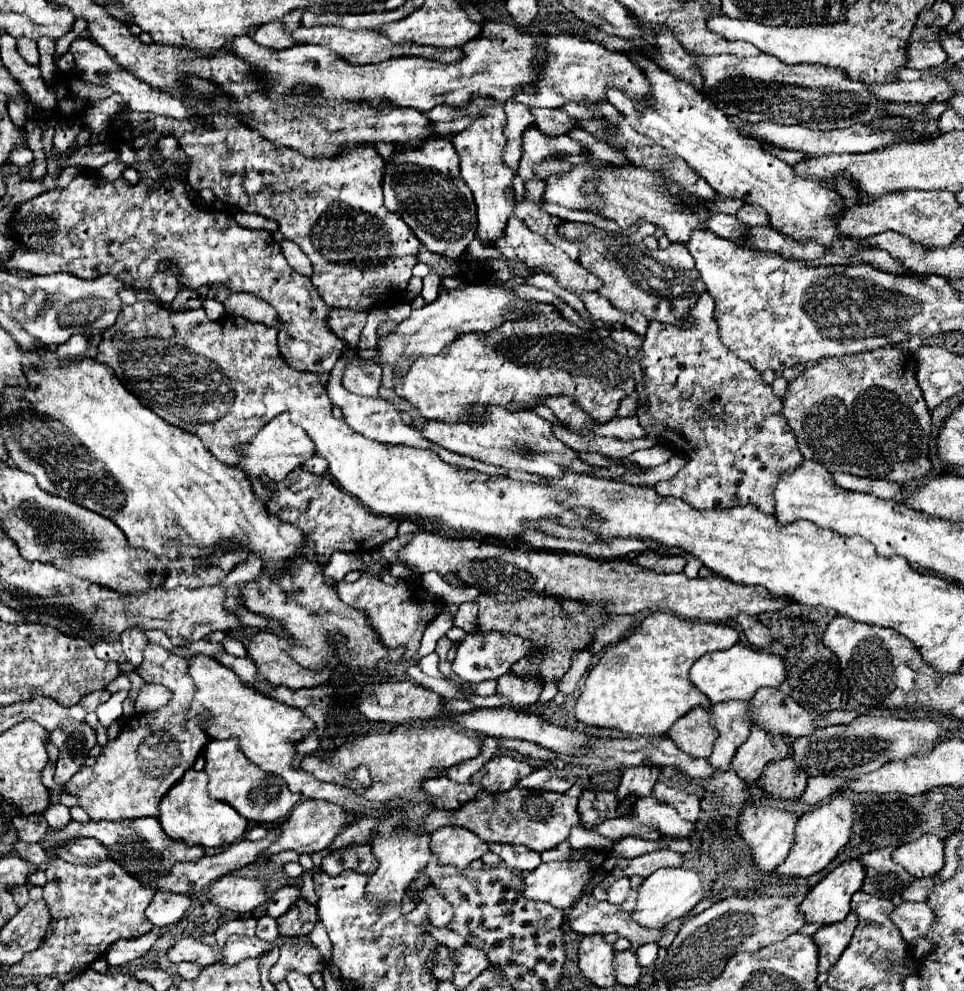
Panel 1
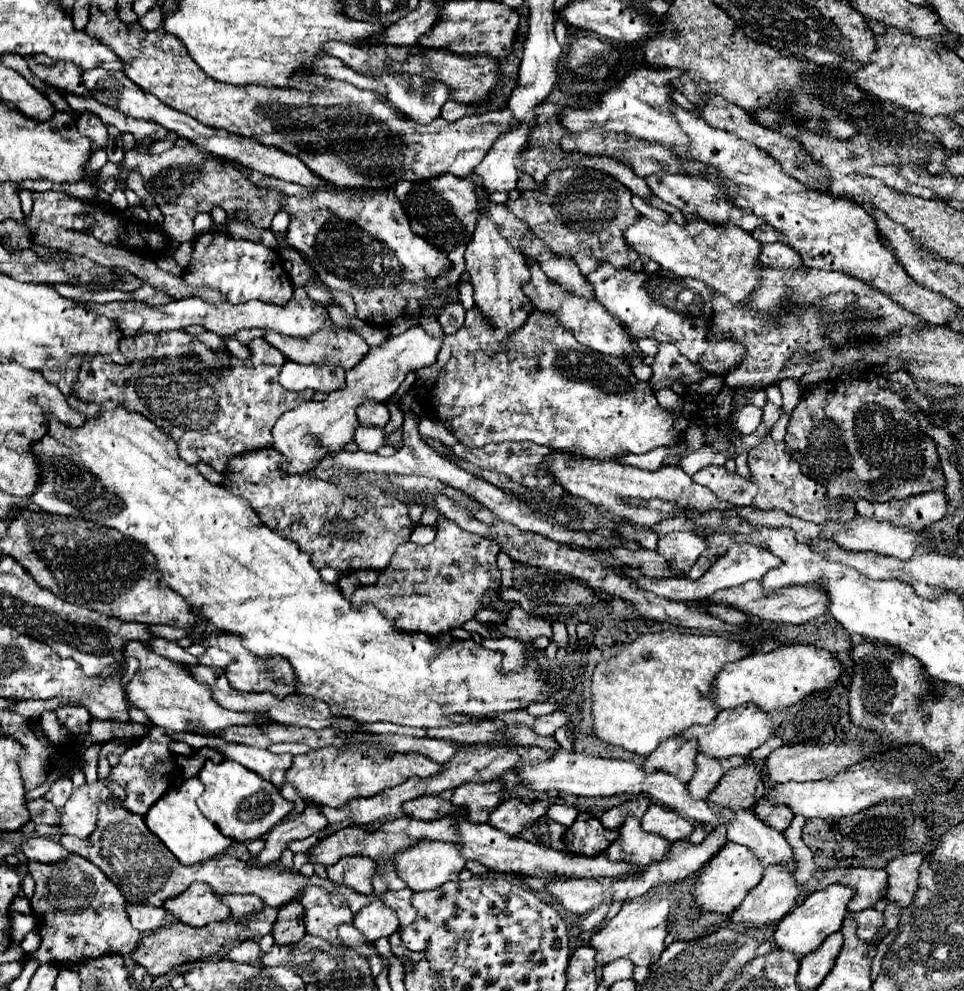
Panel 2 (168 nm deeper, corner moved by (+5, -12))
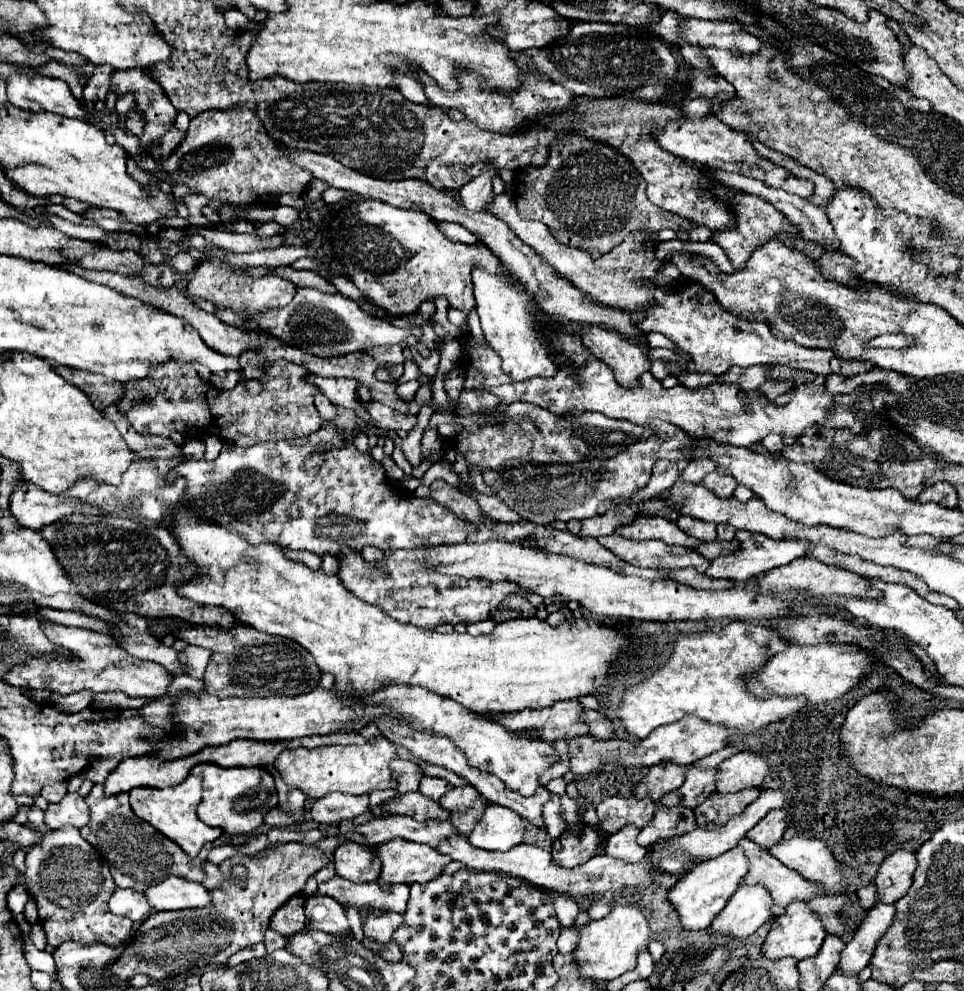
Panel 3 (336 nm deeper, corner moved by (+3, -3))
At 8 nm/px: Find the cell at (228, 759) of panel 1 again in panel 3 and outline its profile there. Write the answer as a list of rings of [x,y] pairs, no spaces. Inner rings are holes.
[[[196,764],[192,768],[194,776],[204,780],[204,796],[198,804],[198,818],[208,824],[222,828],[226,834],[248,834],[262,826],[264,816],[278,804],[274,778],[268,770],[256,766],[234,766],[222,768],[218,764]]]

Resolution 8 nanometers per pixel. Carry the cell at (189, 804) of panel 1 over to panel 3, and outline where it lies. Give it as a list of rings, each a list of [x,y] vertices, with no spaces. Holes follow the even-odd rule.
[[[188,776],[182,784],[170,786],[170,788],[132,788],[130,792],[130,806],[138,818],[160,830],[166,838],[176,842],[188,856],[198,856],[200,848],[206,842],[214,842],[220,838],[222,830],[206,826],[198,814],[196,806],[200,804],[202,798],[202,778],[198,776]]]

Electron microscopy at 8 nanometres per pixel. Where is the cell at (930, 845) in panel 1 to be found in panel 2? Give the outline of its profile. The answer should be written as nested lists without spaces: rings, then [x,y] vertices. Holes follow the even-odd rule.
[[[910,853],[892,859],[886,865],[886,873],[888,873],[886,899],[898,903],[900,907],[908,907],[918,891],[918,875],[922,863],[924,863],[922,853]]]

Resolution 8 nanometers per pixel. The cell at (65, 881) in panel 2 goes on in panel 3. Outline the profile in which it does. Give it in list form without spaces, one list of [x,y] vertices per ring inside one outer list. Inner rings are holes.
[[[62,826],[62,830],[46,830],[42,842],[32,846],[26,856],[24,878],[26,890],[36,898],[40,924],[46,926],[50,946],[56,948],[66,940],[74,940],[122,948],[130,942],[134,924],[108,910],[108,898],[116,888],[110,868],[94,846],[80,836],[78,828]]]

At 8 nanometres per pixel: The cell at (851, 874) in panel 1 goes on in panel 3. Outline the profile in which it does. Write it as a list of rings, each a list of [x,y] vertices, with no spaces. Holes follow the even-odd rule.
[[[798,900],[786,908],[784,916],[774,920],[762,946],[762,954],[770,960],[790,956],[800,962],[808,956],[816,956],[824,938],[826,932],[820,918],[806,910],[806,902]]]

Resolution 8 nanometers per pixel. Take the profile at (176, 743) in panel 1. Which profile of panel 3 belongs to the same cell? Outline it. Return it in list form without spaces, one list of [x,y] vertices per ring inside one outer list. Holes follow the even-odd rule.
[[[74,792],[74,794],[66,794],[58,804],[50,804],[48,806],[44,824],[50,830],[62,828],[66,824],[82,828],[82,826],[86,826],[88,818],[90,818],[90,810],[88,810],[84,798]]]

